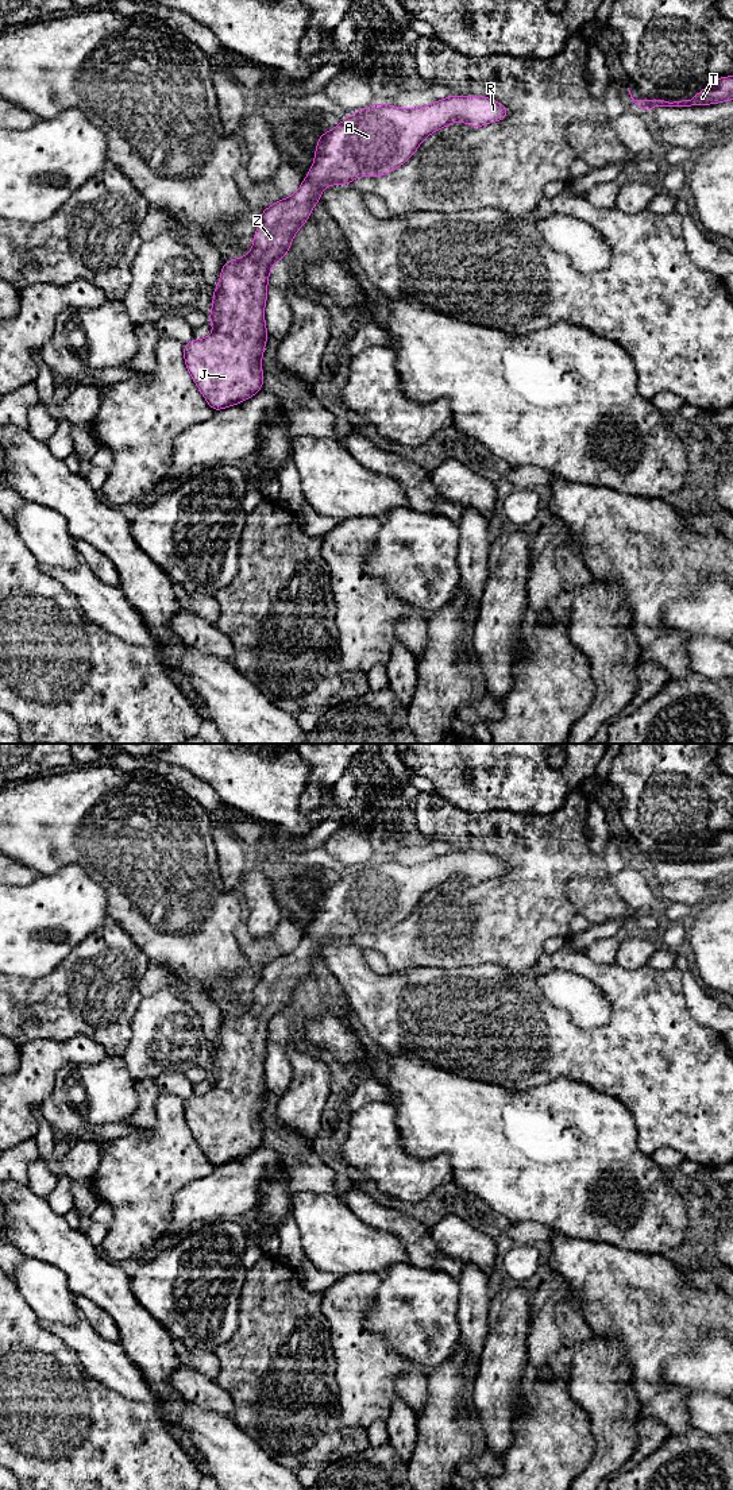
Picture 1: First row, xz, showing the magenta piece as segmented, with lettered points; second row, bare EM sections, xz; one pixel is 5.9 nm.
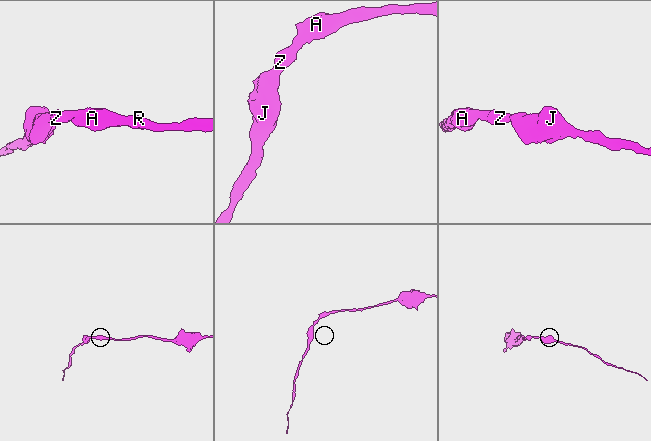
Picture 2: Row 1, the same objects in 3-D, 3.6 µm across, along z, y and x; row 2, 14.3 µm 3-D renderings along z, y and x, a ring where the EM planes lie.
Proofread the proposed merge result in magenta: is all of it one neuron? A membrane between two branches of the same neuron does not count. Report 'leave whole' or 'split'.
leave whole

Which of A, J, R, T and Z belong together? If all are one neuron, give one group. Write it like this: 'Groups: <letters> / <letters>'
Groups: A J R T Z

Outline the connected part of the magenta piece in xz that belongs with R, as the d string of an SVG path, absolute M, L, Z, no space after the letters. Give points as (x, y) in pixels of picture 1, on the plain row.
M448 852L413 865L377 858L324 888L317 896L313 922L300 945L292 953L277 957L261 969L261 978L248 1011L223 1020L219 1041L213 1045L209 1070L213 1088L207 1095L193 1095L184 1101L186 1124L208 1161L217 1167L240 1159L262 1146L261 1115L269 1092L265 1081L269 1030L289 1007L294 989L306 978L313 962L320 958L324 943L335 939L351 941L355 933L389 930L414 910L424 893L454 877L482 883L499 877L508 871L509 865L505 861L485 852Z

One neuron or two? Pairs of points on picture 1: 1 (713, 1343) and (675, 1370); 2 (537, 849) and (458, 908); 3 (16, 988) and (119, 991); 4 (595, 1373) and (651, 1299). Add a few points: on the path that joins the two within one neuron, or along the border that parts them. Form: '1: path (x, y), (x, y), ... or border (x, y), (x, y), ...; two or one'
1: path (703, 1353), (685, 1370); one
2: path (521, 871), (483, 908), (479, 908); one
3: path (42, 991), (93, 991); one
4: border (593, 1334), (616, 1338), (625, 1357); two

